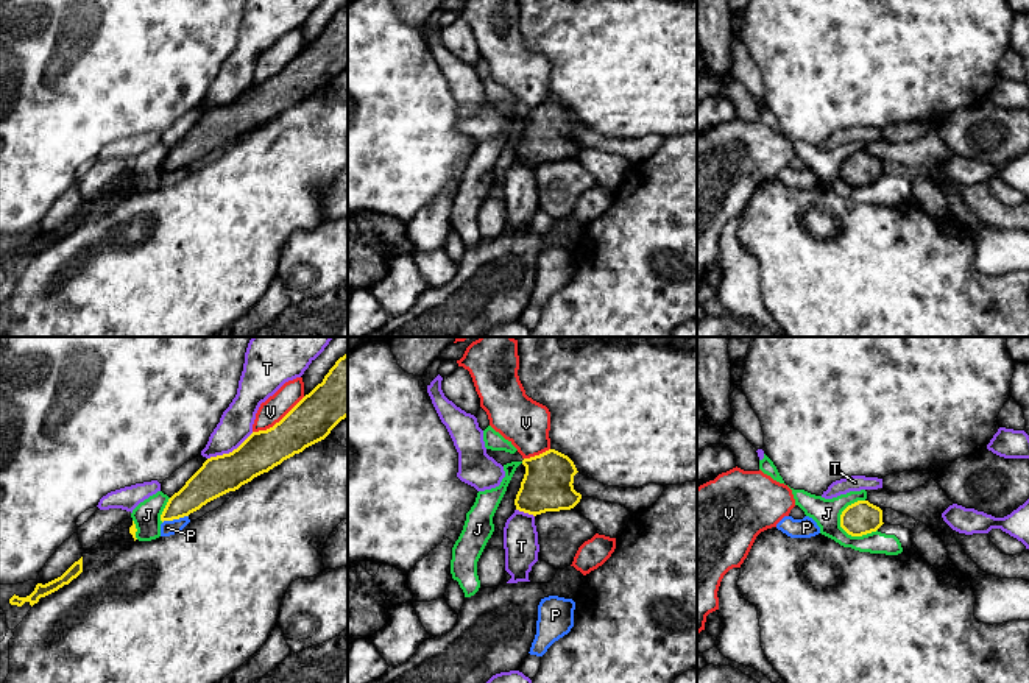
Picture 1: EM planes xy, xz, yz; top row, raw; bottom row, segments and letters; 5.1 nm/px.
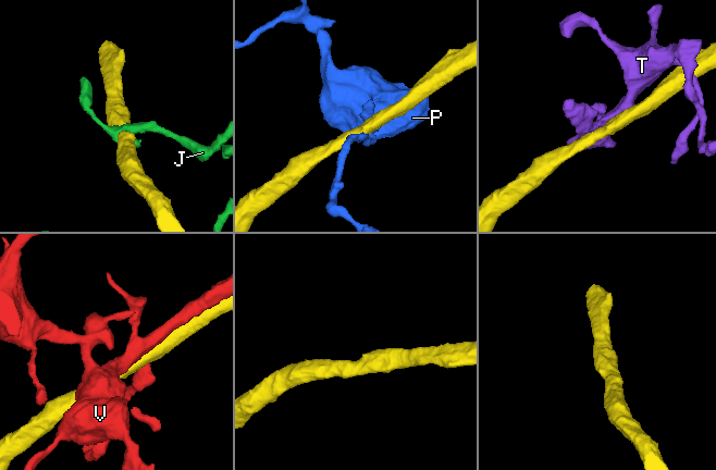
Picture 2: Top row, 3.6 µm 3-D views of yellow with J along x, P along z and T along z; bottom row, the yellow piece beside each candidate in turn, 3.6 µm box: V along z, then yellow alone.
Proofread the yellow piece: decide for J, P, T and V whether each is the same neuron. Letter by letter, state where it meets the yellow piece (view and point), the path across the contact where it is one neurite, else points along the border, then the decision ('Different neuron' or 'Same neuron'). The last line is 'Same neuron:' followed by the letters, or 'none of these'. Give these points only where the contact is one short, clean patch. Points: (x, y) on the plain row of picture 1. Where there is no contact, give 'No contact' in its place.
J: Touches yellow at yz (853, 186). Different neuron
P: Touches yellow at xy (175, 169). Boundary: xy (187, 166), (162, 173). Different neuron
T: Touches yellow at xy (229, 103). Different neuron
V: Touches yellow at xy (279, 72). Different neuron
Same neuron: none of these

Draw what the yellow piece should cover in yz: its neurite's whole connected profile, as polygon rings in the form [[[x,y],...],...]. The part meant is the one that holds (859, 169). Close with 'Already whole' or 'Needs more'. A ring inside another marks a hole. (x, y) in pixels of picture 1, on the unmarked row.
[[[868,151],[851,154],[840,165],[840,178],[851,187],[876,182],[882,175],[882,161]]]. Already whole

